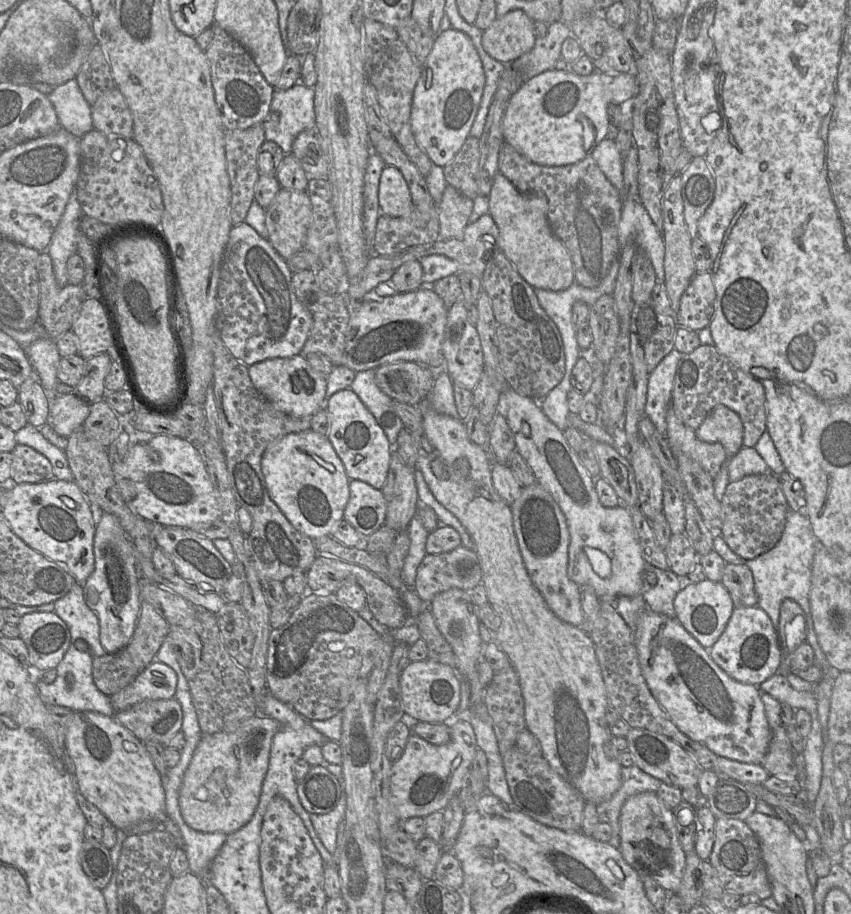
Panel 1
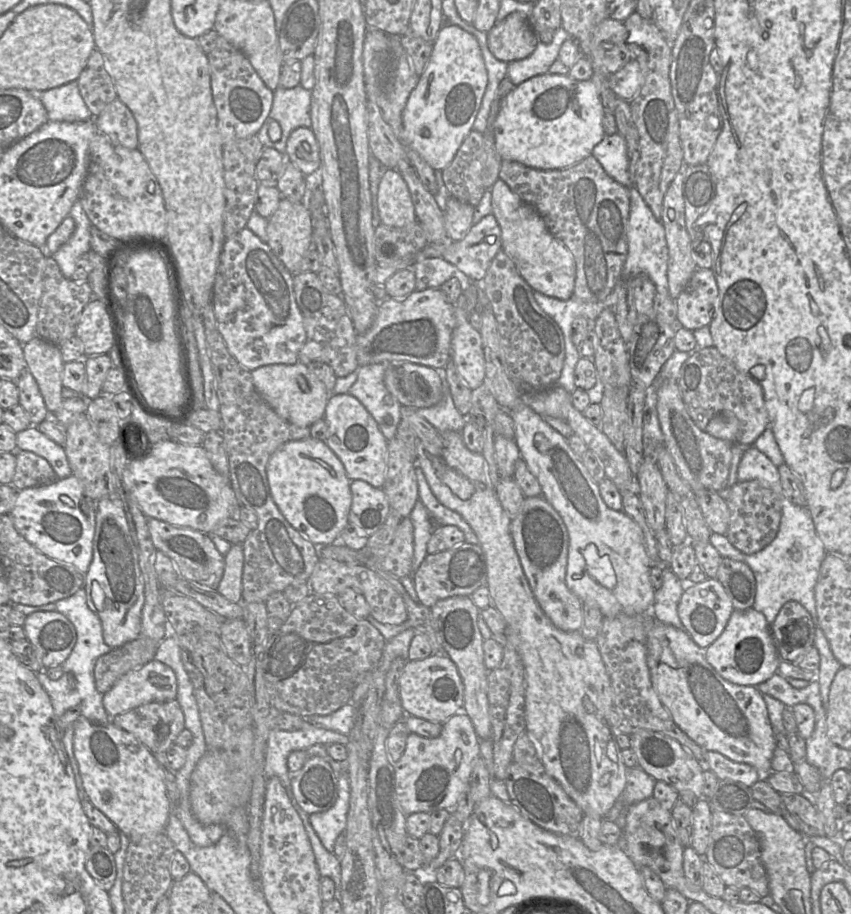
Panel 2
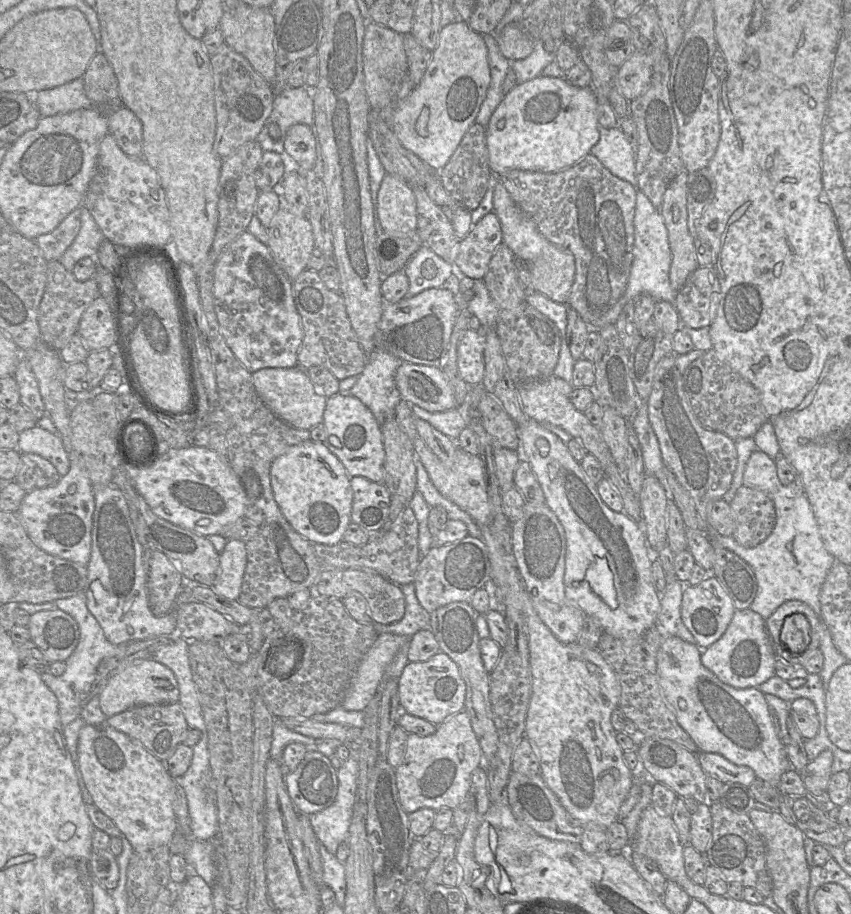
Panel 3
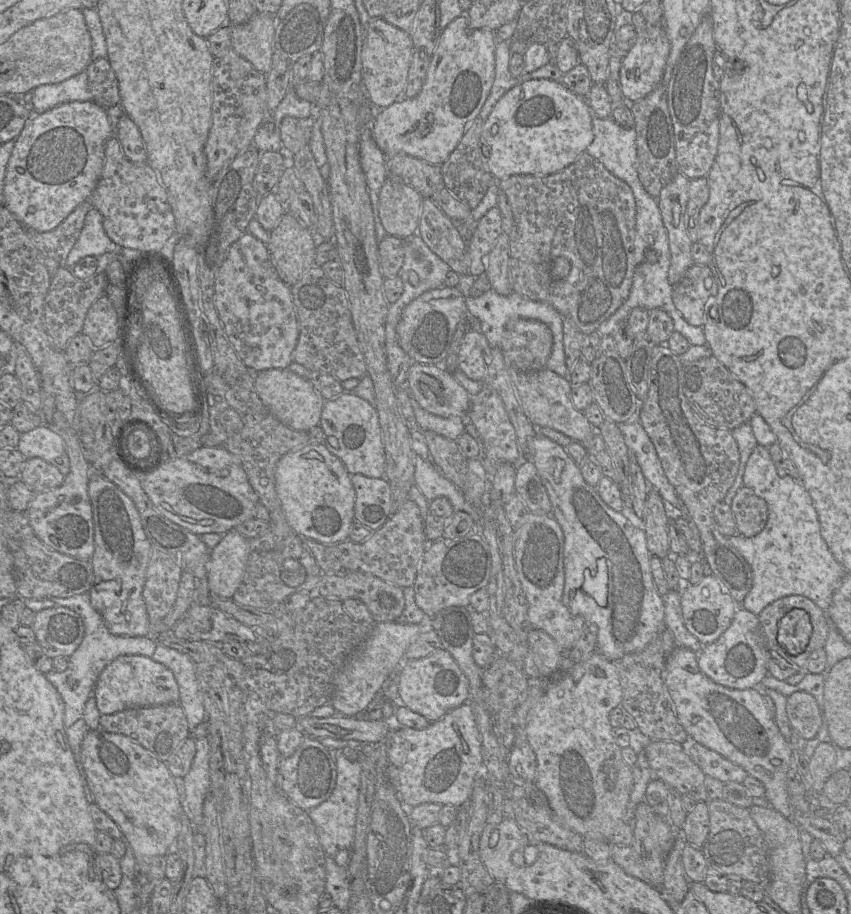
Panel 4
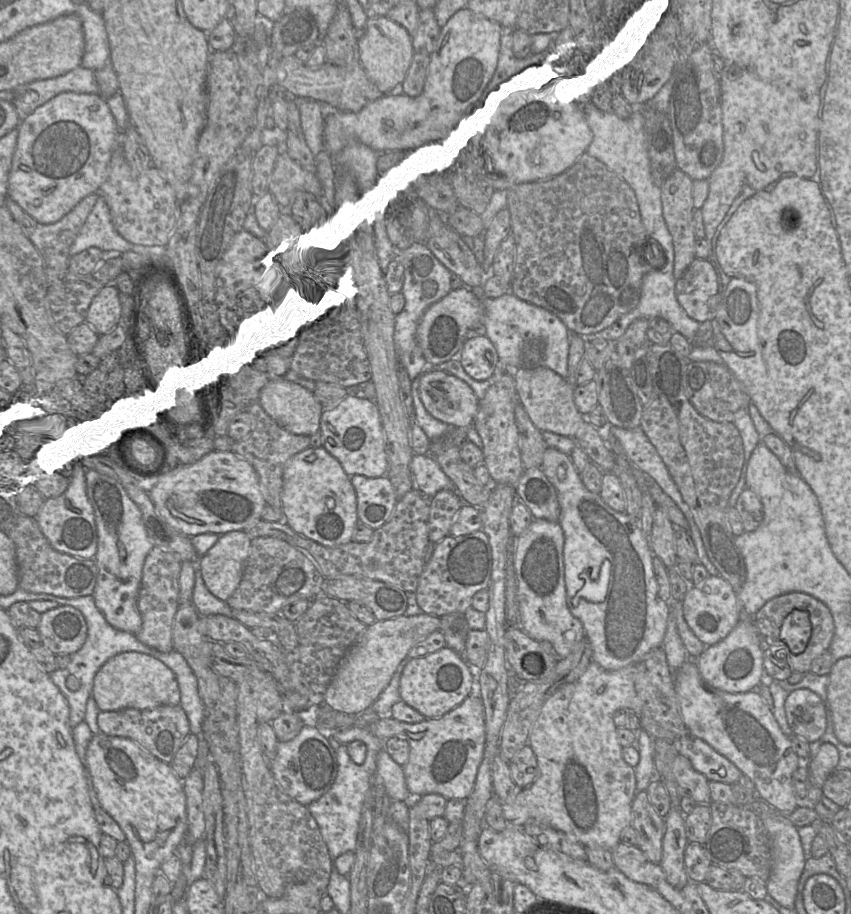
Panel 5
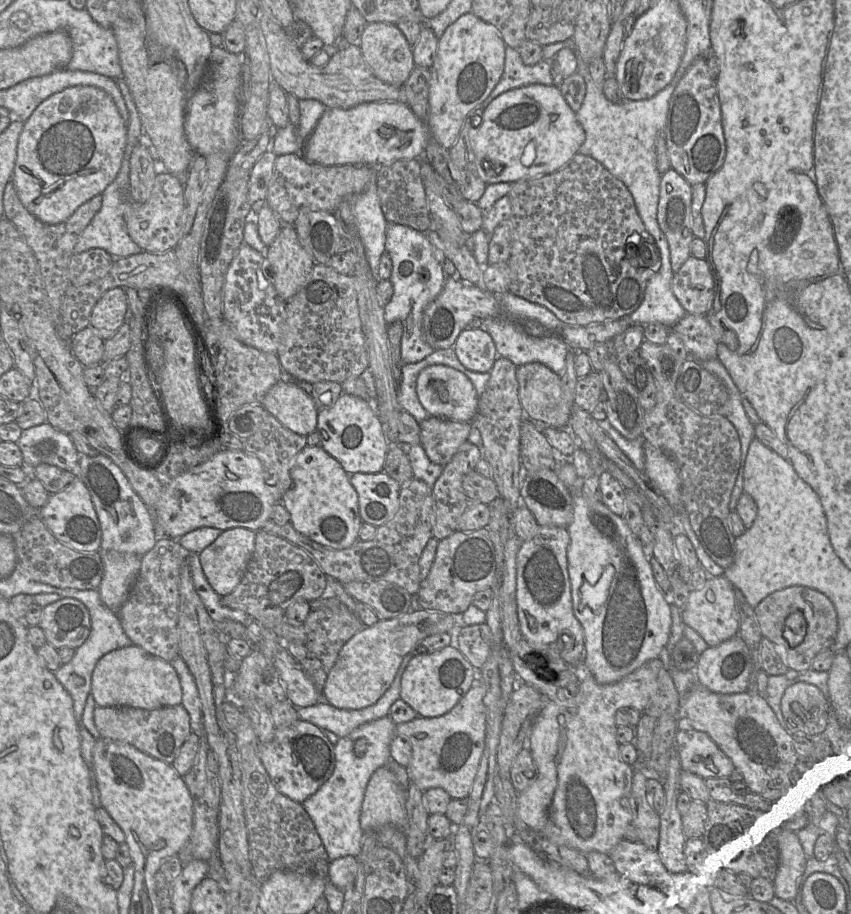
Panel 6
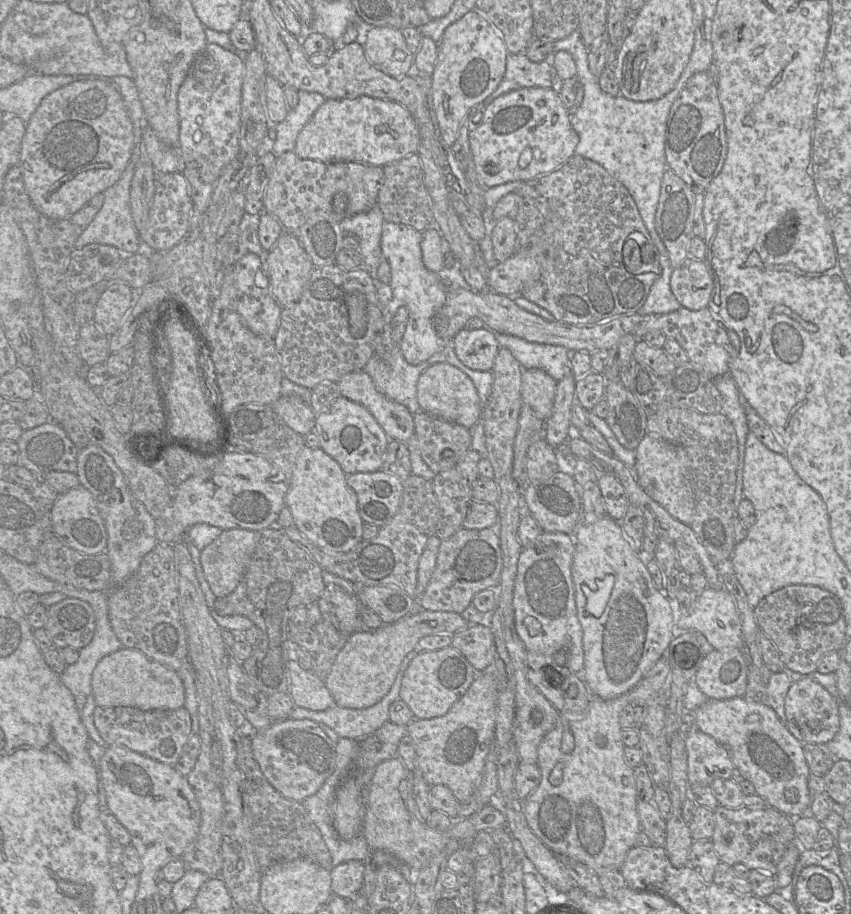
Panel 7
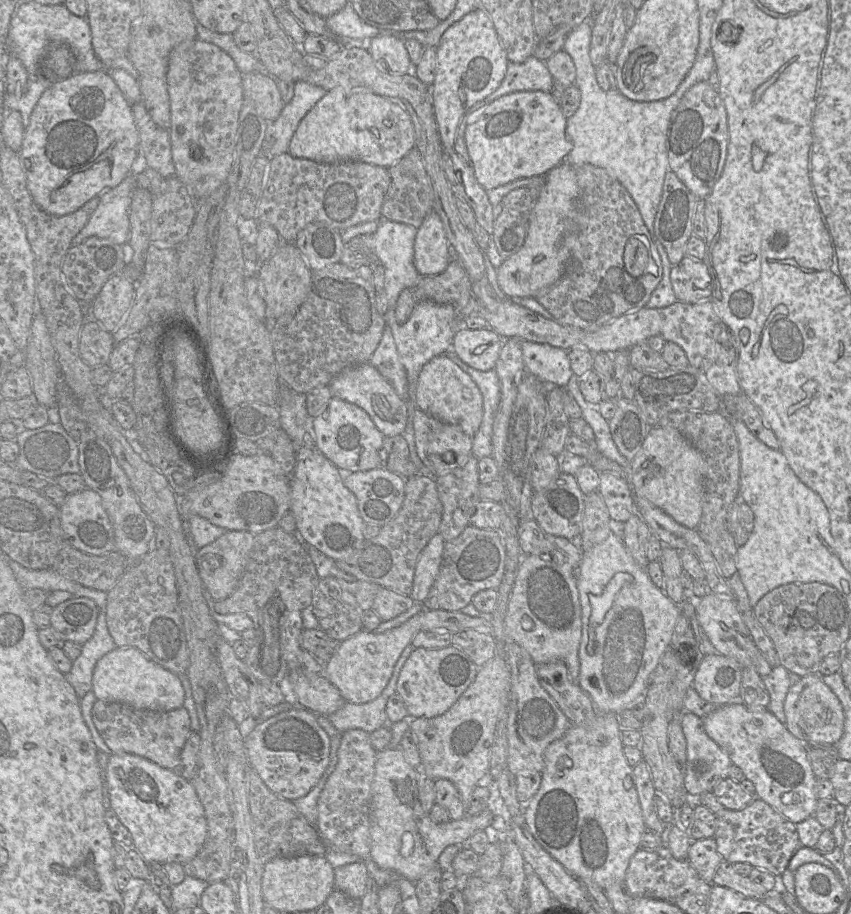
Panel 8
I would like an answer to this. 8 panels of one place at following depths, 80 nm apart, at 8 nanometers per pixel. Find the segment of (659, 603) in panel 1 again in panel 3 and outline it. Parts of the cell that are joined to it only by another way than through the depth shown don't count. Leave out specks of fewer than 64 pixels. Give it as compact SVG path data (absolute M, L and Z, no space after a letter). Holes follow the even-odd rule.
M677 579L668 581L665 589L660 594L660 611L657 624L665 634L696 644L695 638L681 618L684 584L688 584L688 582L680 582Z

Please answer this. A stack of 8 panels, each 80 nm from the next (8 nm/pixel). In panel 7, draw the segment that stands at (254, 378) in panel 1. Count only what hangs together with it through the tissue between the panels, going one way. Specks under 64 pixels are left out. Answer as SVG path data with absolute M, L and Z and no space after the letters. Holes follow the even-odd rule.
M281 395L272 407L277 417L299 435L305 436L313 430L317 414L299 397Z

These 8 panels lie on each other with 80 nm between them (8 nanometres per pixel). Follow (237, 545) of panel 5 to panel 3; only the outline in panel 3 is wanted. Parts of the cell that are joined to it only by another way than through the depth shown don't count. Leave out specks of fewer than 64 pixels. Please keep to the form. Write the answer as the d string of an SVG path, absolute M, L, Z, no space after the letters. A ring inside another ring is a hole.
M227 540L222 552L219 553L219 568L213 582L213 591L226 599L237 600L247 564L245 542Z

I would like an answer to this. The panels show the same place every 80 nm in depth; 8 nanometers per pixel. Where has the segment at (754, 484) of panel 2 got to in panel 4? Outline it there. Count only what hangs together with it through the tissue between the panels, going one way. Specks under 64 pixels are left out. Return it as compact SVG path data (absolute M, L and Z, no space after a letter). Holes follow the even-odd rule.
M743 485L736 493L731 509L737 524L737 534L753 537L765 527L768 519L768 505L751 488Z

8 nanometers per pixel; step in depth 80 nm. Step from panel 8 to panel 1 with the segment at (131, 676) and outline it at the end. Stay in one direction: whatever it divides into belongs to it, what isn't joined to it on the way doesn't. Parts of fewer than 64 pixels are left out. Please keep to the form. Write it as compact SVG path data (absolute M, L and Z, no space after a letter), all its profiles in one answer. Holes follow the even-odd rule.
M153 661L134 681L110 697L115 712L125 711L145 700L166 700L175 697L177 675L168 665Z

